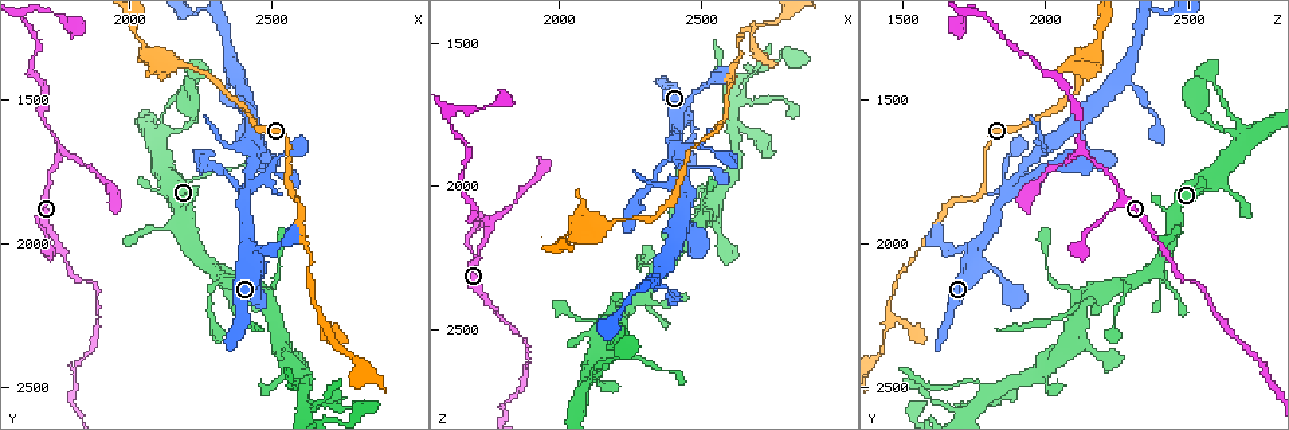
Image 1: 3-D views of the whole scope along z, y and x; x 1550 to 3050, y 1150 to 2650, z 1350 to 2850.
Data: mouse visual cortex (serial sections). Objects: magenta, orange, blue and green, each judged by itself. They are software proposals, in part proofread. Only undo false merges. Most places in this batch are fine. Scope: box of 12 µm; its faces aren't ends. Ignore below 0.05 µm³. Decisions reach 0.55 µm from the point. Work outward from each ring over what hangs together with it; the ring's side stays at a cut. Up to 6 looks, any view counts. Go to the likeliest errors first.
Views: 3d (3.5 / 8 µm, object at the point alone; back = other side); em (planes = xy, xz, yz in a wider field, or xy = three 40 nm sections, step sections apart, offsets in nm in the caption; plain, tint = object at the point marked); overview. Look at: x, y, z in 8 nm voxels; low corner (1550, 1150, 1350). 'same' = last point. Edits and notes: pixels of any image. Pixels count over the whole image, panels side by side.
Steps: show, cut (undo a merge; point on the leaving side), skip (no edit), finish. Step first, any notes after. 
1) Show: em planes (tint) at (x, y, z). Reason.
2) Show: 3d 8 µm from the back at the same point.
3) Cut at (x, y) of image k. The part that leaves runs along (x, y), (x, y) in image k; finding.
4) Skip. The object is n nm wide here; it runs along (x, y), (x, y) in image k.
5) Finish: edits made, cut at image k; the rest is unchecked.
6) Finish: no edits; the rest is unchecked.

Show: 3d 8 µm at (1750, 1680, 2130). Arms part here.

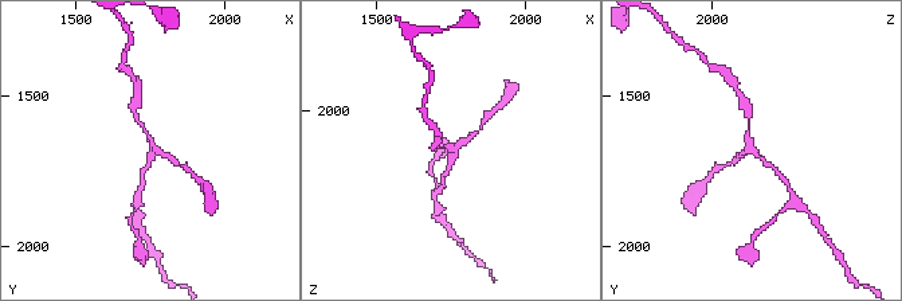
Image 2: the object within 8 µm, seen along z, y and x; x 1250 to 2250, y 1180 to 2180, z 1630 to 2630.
Show: em xy step 3 (tint) at (1760, 1680, 2140).

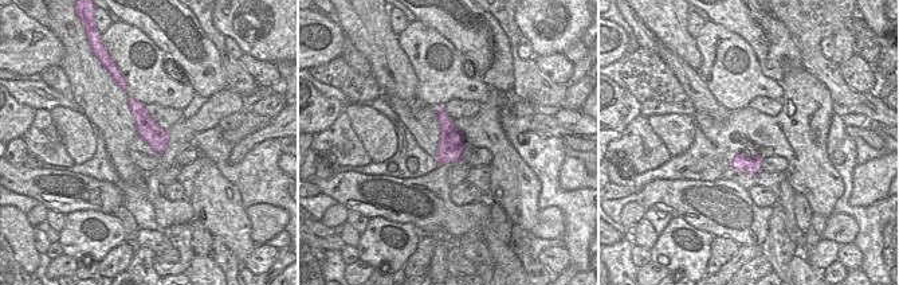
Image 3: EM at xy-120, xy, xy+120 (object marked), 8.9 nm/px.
Skip. The arms are 150, 150, 200 nm wide; it runs along (777, 172), (753, 151), (748, 116) in image 2; one cell here.

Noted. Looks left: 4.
Show: em xy step 2 (tint) at (2440, 1720, 1930). Sharp bend.

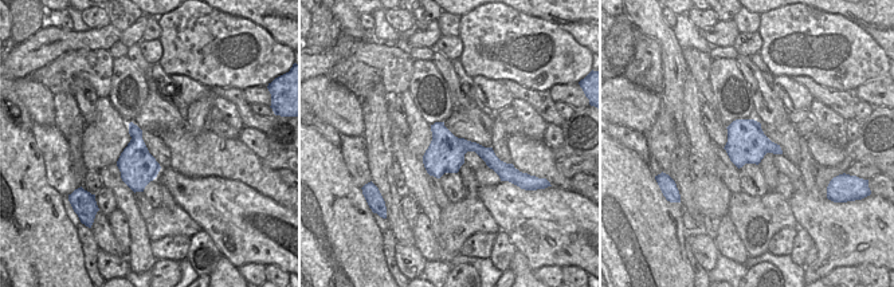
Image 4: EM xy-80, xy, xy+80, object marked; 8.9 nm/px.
Show: 3d 3.5 µm at the same point.

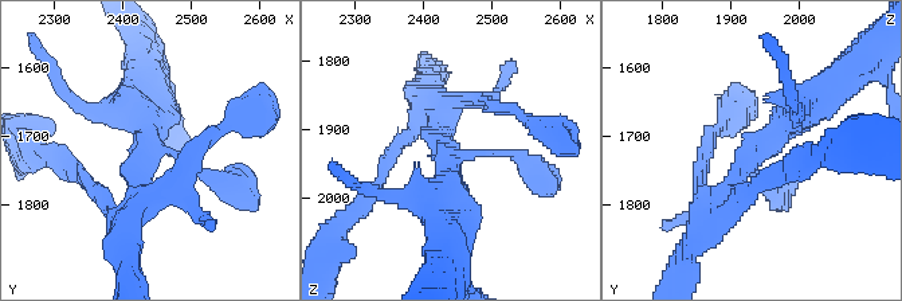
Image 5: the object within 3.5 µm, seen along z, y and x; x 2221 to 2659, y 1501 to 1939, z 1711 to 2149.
Skip. The object is 340 nm wide here; it runs along (705, 218), (787, 118), (828, 94) in image 5; one cell here.

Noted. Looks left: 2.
Finish: no edits; the rest is unchecked.

